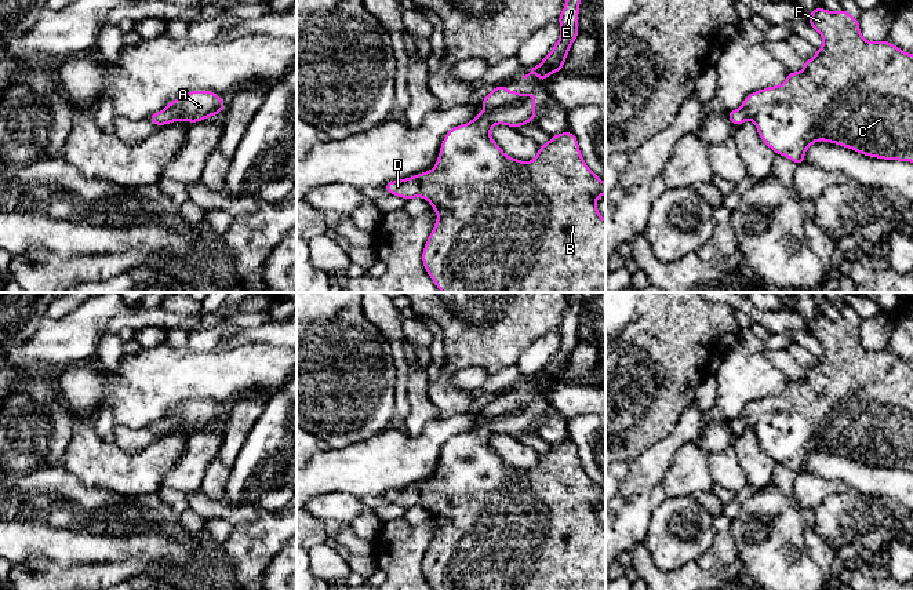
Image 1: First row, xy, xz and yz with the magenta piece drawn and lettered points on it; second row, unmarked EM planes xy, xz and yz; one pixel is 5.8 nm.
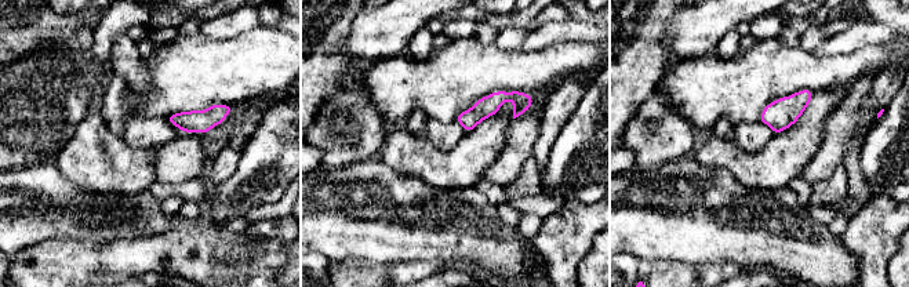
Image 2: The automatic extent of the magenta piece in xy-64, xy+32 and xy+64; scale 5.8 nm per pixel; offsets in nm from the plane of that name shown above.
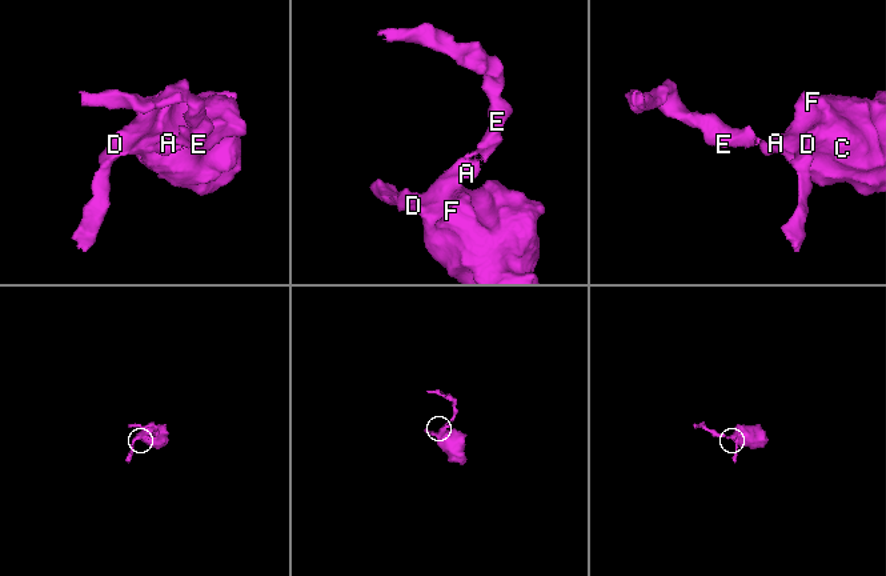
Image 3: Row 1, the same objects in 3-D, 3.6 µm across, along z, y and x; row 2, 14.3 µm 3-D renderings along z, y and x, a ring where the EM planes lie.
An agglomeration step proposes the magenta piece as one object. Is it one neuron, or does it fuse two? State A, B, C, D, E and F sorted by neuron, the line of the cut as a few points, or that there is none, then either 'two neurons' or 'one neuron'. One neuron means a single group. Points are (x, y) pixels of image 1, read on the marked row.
groups A B C D E F; cut none; one neuron

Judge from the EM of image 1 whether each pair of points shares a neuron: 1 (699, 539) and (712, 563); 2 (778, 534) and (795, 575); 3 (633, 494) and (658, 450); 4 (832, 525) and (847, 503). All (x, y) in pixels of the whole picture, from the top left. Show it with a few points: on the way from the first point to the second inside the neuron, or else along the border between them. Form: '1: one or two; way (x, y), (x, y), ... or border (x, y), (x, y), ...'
1: two; border (715, 519), (713, 543), (695, 560)
2: one; way (778, 543), (778, 558), (785, 565)
3: one; way (639, 483), (654, 461)
4: one; way (837, 520), (846, 509)

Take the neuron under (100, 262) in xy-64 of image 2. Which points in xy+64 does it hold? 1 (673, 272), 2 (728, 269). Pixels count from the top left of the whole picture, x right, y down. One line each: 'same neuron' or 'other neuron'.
1: same neuron
2: same neuron

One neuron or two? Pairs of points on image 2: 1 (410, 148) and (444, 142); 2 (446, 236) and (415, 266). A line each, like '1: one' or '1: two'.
1: two
2: two

